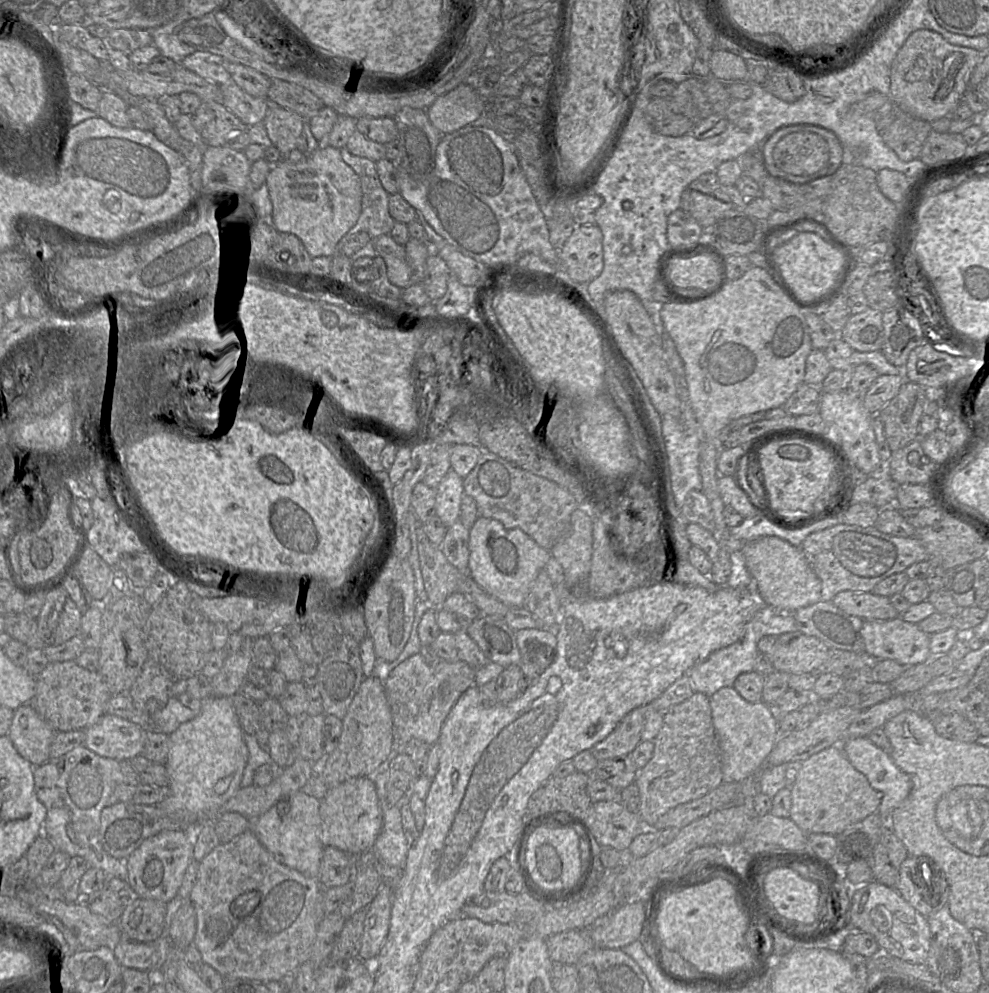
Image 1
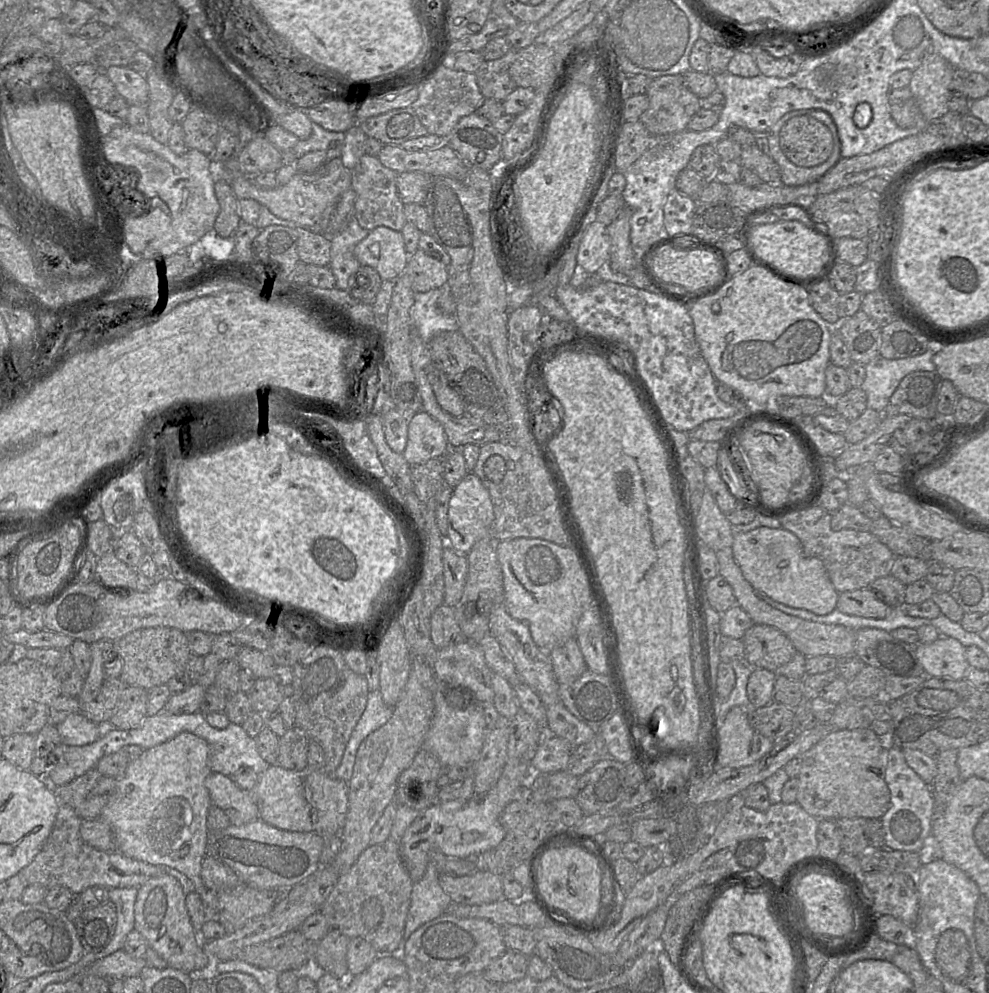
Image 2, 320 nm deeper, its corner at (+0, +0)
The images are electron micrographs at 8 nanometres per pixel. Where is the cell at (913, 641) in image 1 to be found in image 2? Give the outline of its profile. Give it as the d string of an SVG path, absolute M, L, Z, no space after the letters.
M940 636L931 643L918 643L916 656L927 676L961 680L970 668L965 648L955 638Z

